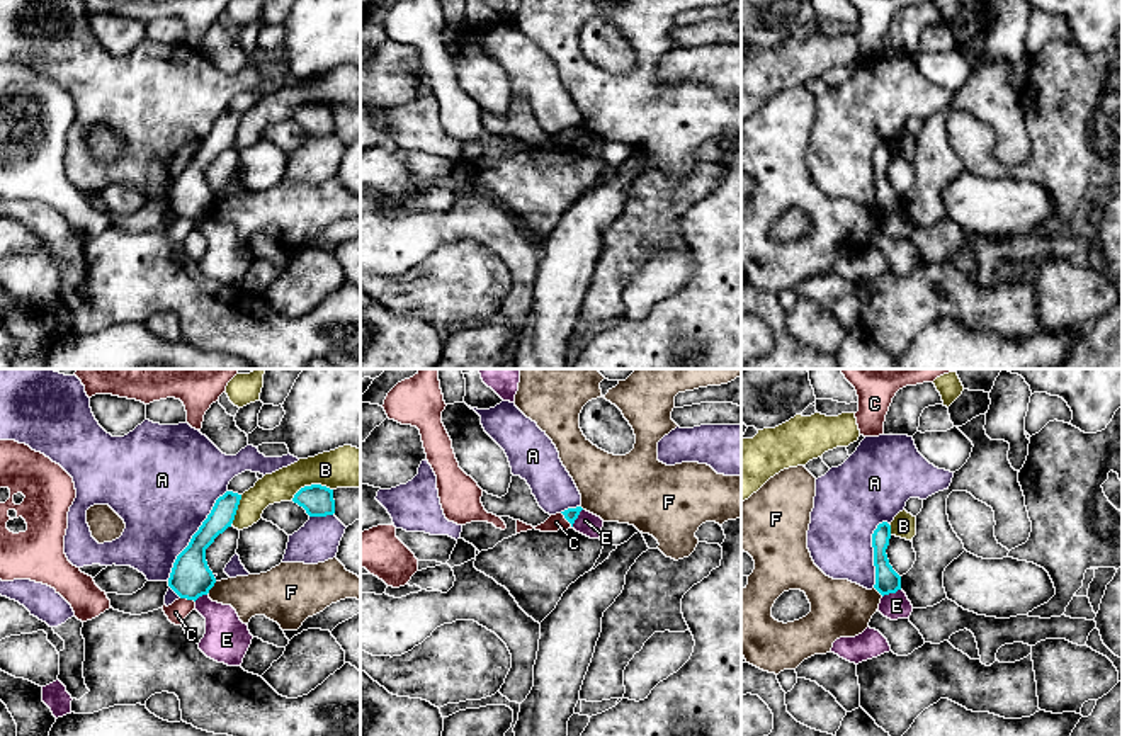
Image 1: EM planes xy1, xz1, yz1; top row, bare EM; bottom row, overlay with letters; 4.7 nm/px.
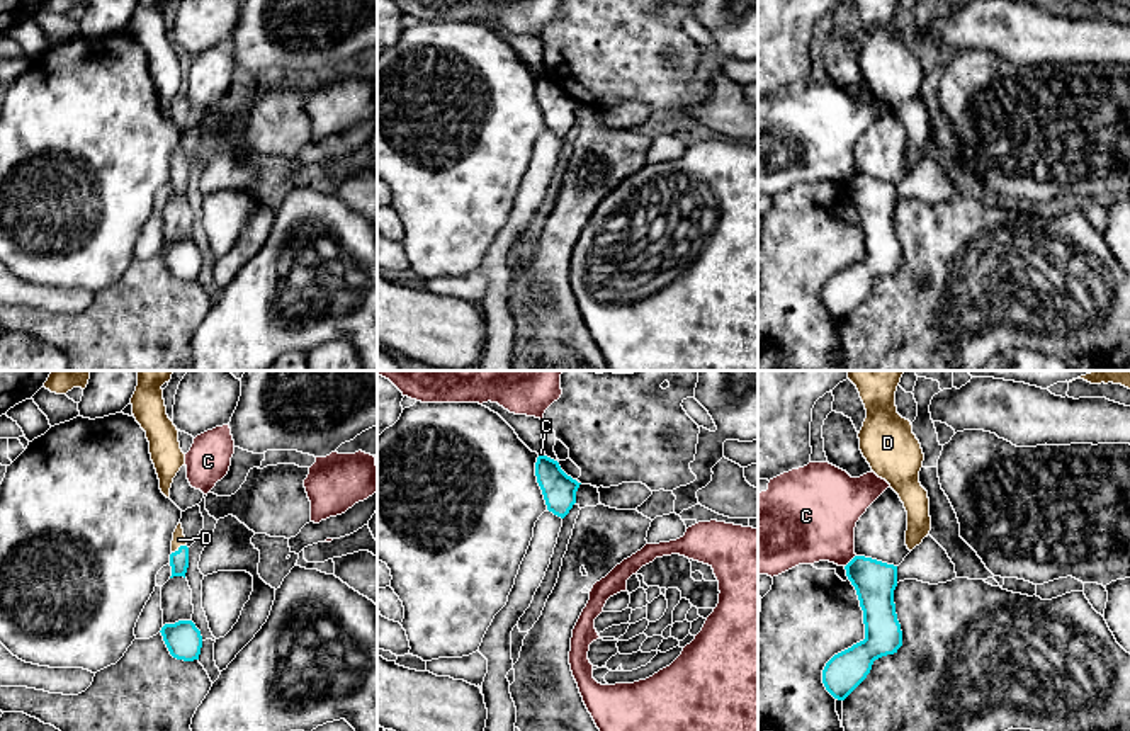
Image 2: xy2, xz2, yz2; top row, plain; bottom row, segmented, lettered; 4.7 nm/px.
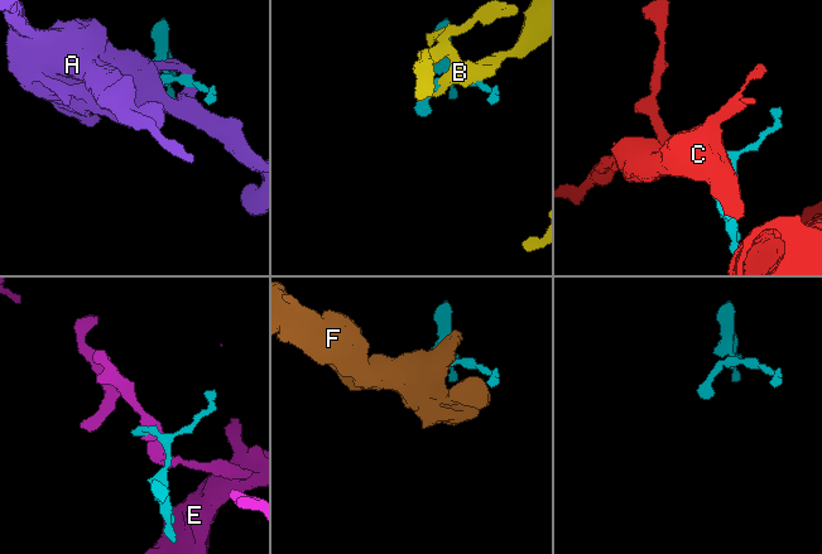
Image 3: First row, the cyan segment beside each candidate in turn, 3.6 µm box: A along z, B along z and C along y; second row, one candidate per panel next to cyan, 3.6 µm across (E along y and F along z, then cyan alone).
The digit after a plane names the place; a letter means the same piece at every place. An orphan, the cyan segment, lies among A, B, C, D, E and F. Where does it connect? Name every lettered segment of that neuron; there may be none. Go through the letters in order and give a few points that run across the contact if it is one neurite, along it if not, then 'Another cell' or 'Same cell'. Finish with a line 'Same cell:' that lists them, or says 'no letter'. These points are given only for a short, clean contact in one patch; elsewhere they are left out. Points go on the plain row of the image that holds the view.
A: Another cell
B: Another cell
C: Another cell
D: Line: xy2 (179, 179), (180, 165), (179, 158). Same cell
E: Line: yz1 (900, 208), (883, 216). Another cell
F: Line: xy1 (216, 201), (206, 213). Another cell
Same cell: D

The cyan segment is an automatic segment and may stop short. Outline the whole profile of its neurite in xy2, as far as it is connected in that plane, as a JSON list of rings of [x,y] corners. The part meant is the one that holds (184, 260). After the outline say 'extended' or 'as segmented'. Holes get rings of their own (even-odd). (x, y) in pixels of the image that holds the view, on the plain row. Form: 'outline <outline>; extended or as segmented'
outline [[[178,240],[175,243],[165,243],[160,252],[173,277],[184,280],[199,279],[202,255],[192,240]]]; as segmented

